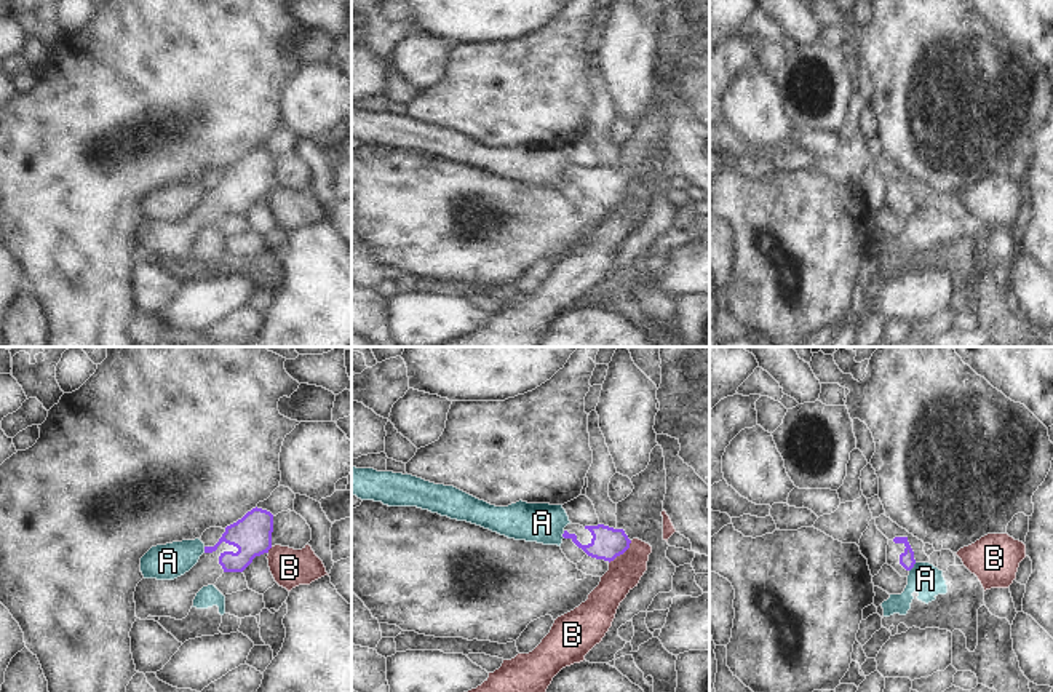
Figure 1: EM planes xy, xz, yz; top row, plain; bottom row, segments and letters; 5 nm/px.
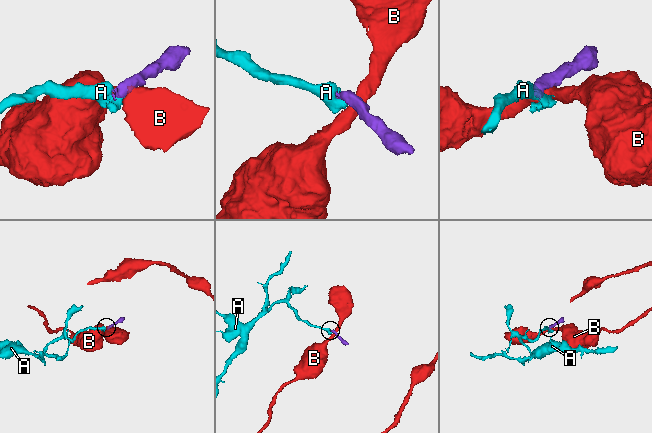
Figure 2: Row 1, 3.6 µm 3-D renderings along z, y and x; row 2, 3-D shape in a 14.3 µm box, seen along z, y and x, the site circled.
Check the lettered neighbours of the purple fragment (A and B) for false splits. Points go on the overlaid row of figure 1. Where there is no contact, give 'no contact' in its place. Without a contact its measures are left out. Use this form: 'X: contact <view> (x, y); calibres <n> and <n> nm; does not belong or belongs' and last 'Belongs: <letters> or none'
A: contact yz (913, 566); calibres 80 and 160 nm; does not belong
B: contact xz (622, 553); calibres 160 and 170 nm; does not belong
Belongs: none

